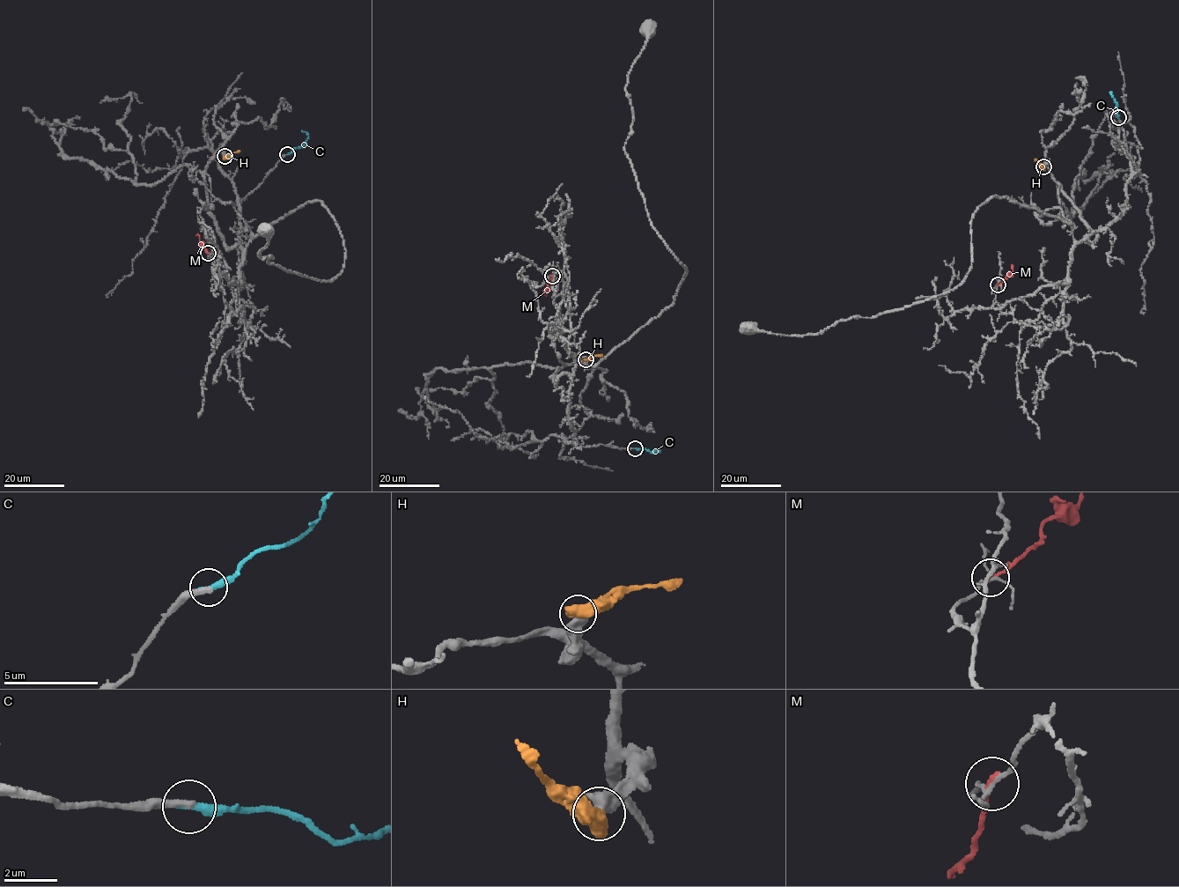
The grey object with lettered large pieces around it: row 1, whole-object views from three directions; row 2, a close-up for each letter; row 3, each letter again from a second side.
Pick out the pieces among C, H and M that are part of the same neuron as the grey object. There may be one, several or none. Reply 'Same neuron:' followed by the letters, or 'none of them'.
Same neuron: C

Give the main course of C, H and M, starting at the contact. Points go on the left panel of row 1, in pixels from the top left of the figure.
C: (288, 154), (305, 144), (307, 135), (301, 130)
H: (224, 156), (239, 150)
M: (208, 253), (197, 234)

